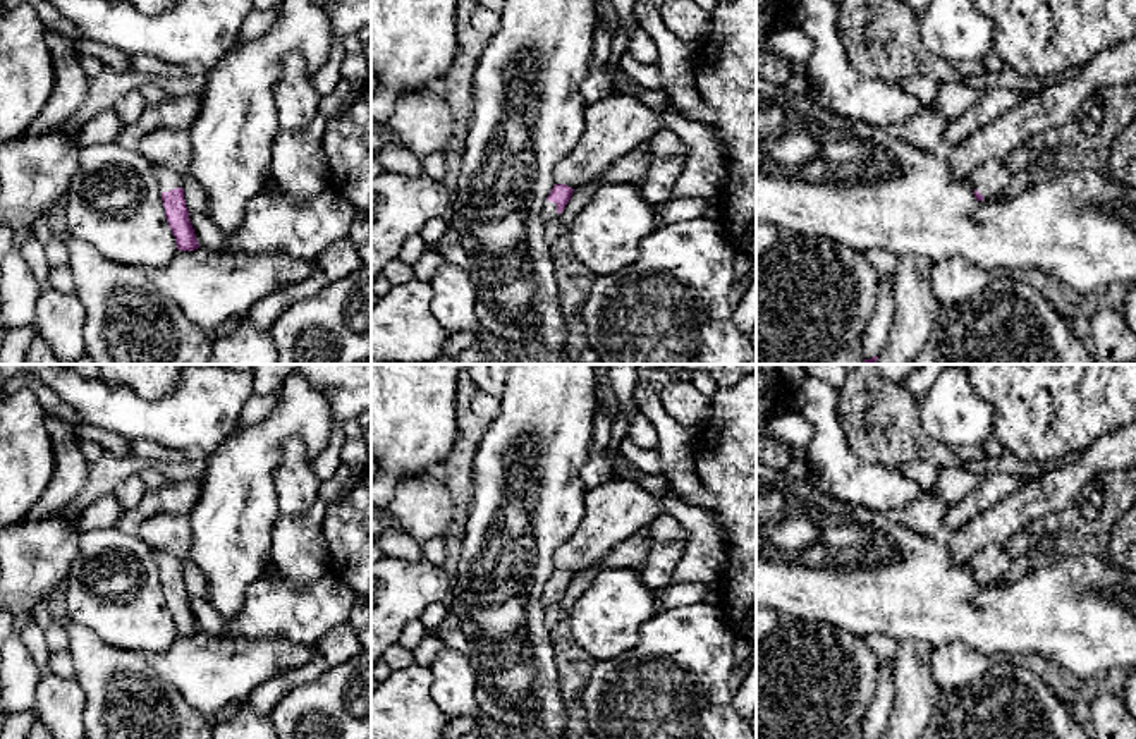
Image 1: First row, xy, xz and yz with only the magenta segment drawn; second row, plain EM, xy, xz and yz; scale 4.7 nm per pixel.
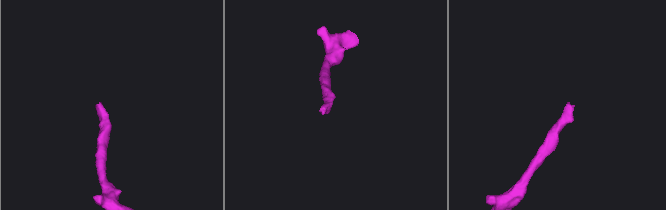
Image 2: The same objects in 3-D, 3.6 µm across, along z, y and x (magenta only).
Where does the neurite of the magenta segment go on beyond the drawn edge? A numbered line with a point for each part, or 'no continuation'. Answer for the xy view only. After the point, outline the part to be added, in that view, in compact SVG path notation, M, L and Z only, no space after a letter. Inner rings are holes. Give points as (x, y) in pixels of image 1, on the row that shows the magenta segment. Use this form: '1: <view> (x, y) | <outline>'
1: xy (167, 179) | M153 165L160 192L167 192L177 187L182 187L182 177L167 167Z

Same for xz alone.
1: xz (550, 213) | M545 201L545 205L543 205L543 220L545 220L545 223L552 222L552 220L557 220L557 218L559 218L557 205L552 203L552 201Z

